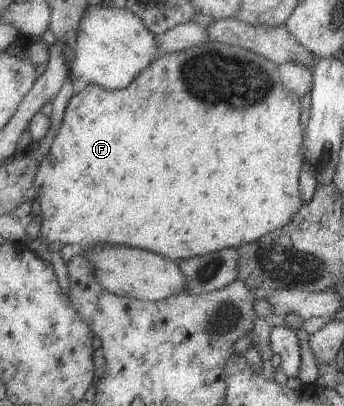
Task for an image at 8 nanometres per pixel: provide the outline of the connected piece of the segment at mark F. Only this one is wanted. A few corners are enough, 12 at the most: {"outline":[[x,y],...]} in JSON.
{"outline":[[207,41],[84,84],[36,238],[171,261],[302,206],[277,64]]}

